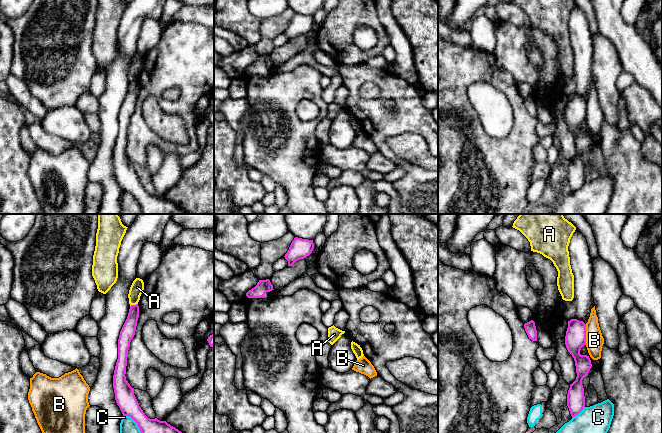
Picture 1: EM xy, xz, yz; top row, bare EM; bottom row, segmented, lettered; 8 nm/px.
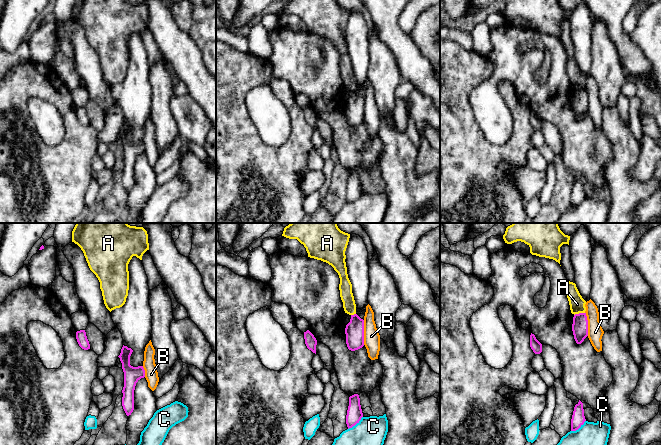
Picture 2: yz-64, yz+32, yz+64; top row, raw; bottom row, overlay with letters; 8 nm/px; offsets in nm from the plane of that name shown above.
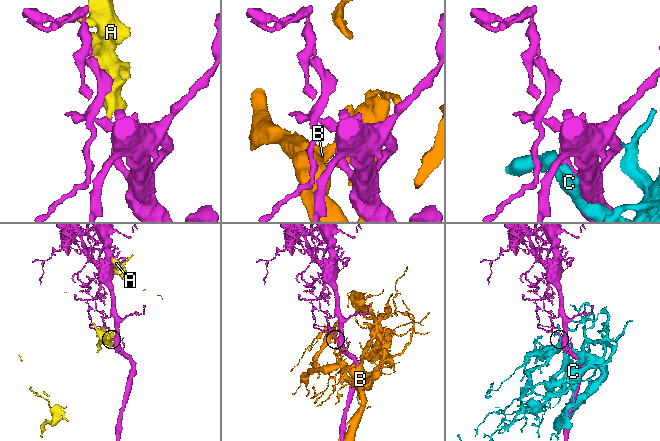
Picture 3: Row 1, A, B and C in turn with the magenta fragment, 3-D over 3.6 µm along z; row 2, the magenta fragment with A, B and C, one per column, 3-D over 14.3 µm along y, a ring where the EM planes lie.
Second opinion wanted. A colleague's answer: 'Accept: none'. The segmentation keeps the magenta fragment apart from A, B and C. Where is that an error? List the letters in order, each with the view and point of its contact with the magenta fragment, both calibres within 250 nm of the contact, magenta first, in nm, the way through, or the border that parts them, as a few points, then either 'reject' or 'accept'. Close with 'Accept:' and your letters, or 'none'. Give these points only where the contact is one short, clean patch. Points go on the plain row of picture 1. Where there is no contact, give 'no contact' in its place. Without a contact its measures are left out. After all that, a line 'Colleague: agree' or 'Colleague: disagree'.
A: meets magenta in xy at (133, 81); 120 nm thick on the magenta side, 110 nm on the other; border along xy (137, 79), (130, 82); reject
B: meets magenta in yz at (585, 110); 170 nm thick on the magenta side, 140 nm on the other; reject
C: meets magenta in yz at (578, 189); 140 nm thick on the magenta side, 360 nm on the other; reject
Accept: none
Colleague: agree

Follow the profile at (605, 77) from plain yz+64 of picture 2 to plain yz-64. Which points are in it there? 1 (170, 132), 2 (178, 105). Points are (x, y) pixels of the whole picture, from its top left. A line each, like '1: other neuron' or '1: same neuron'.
1: same neuron
2: other neuron

